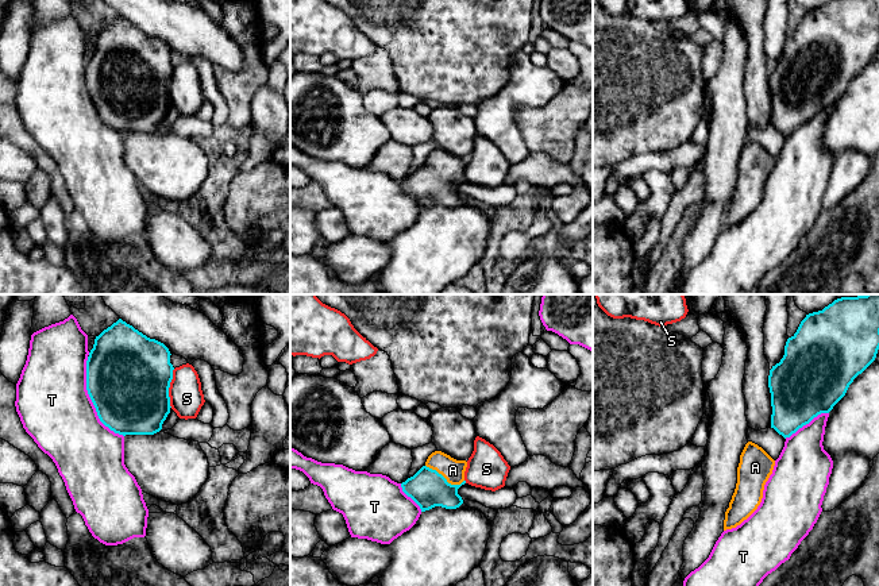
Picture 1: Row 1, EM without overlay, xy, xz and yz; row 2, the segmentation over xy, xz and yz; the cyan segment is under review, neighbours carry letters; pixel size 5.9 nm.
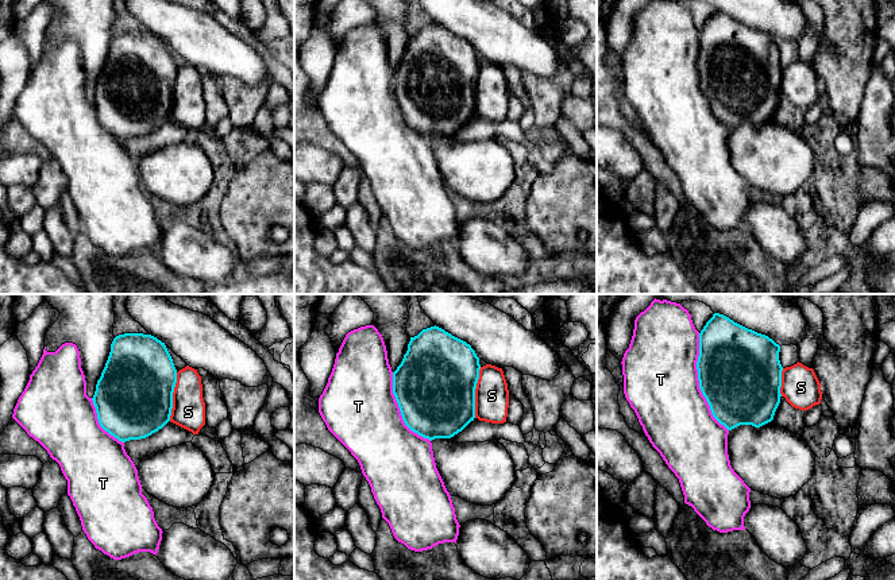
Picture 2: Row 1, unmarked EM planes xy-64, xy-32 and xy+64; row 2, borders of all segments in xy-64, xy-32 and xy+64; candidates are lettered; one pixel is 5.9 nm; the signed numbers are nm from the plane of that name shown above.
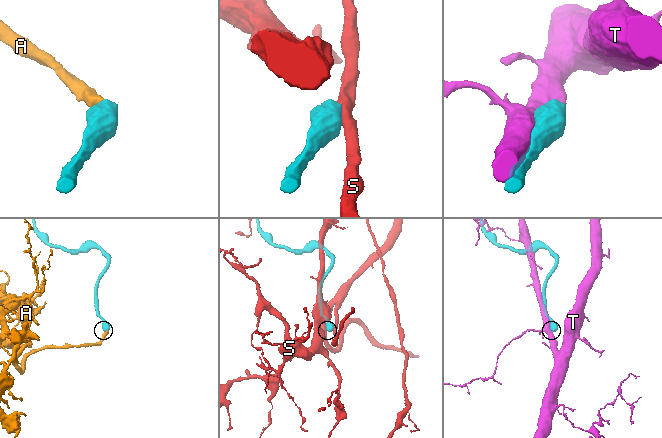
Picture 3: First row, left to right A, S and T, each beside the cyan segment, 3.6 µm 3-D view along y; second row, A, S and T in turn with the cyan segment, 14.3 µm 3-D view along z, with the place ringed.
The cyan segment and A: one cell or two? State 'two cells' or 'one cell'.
one cell

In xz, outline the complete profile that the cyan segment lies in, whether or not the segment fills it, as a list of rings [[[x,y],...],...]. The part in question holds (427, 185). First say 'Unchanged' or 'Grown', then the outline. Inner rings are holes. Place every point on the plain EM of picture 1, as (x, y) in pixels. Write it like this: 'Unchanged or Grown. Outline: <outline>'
Grown. Outline: [[[435,149],[413,174],[401,181],[402,189],[421,209],[435,204],[456,207],[463,201],[458,186],[466,181],[466,165],[466,158],[456,158],[442,149]]]

